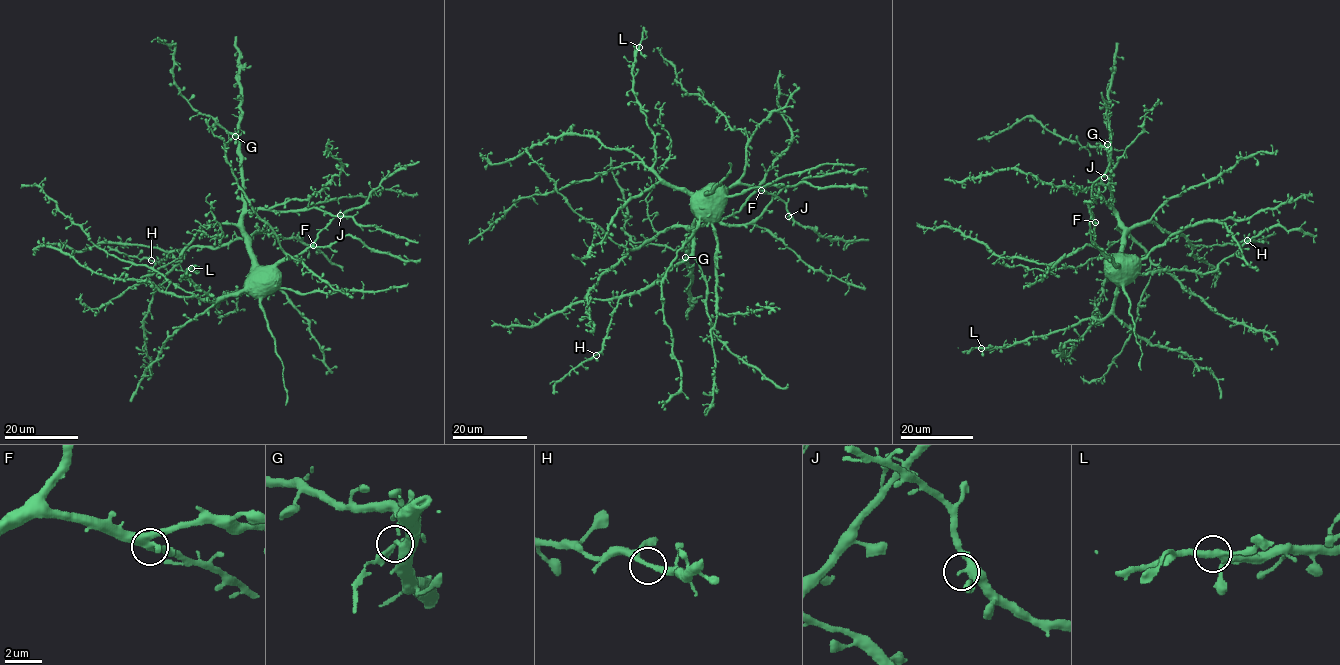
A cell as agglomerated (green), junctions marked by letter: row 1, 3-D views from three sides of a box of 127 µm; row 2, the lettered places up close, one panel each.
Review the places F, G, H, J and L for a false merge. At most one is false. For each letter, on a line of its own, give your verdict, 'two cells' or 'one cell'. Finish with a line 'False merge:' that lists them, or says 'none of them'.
F: one cell
G: two cells
H: one cell
J: one cell
L: one cell
False merge: G

